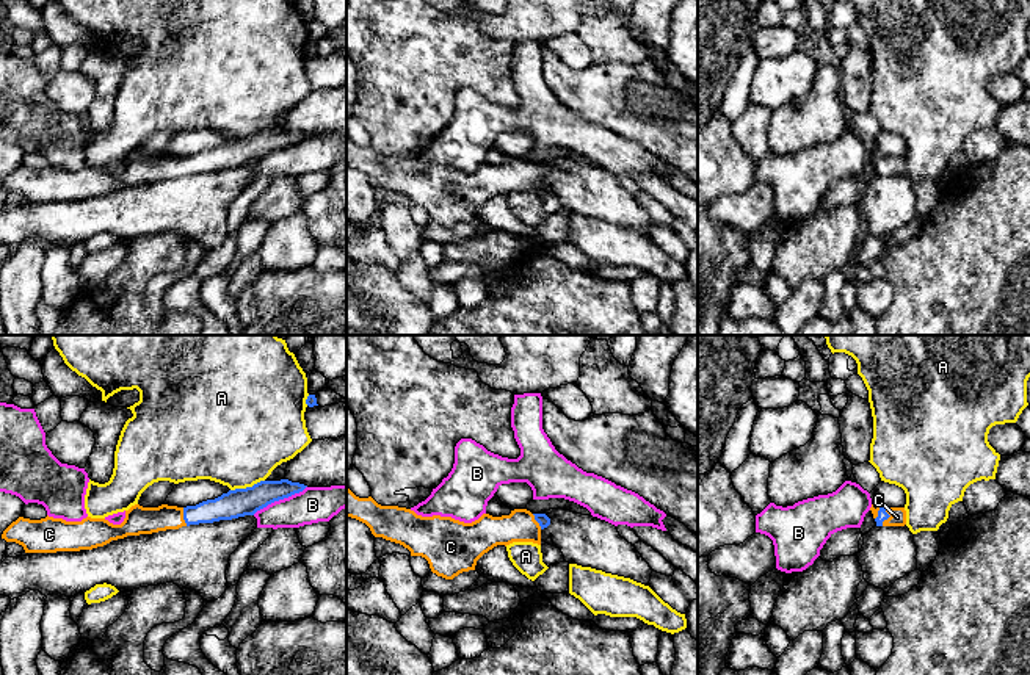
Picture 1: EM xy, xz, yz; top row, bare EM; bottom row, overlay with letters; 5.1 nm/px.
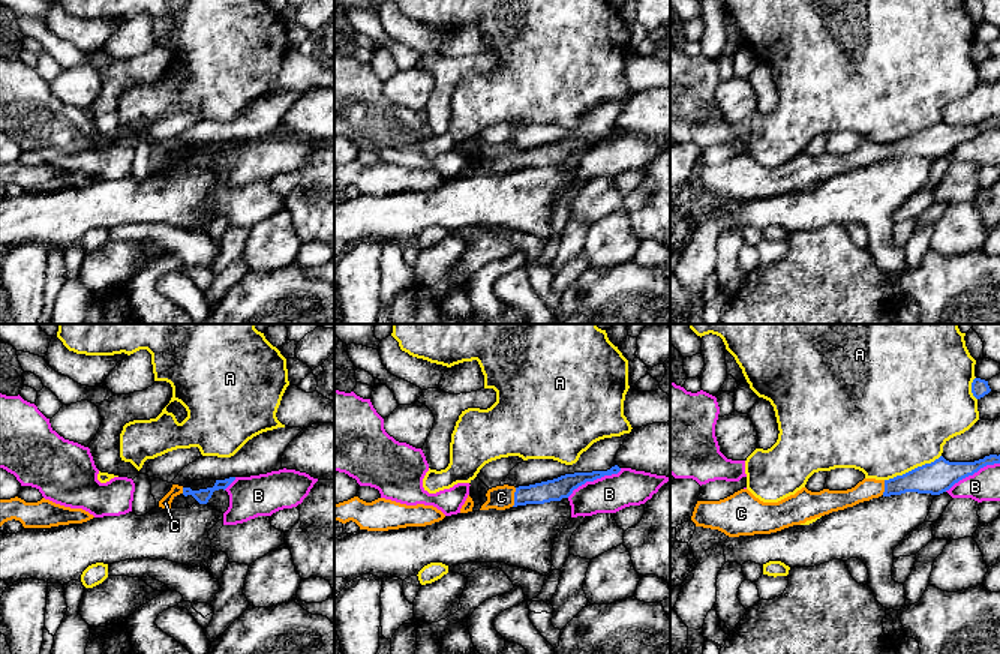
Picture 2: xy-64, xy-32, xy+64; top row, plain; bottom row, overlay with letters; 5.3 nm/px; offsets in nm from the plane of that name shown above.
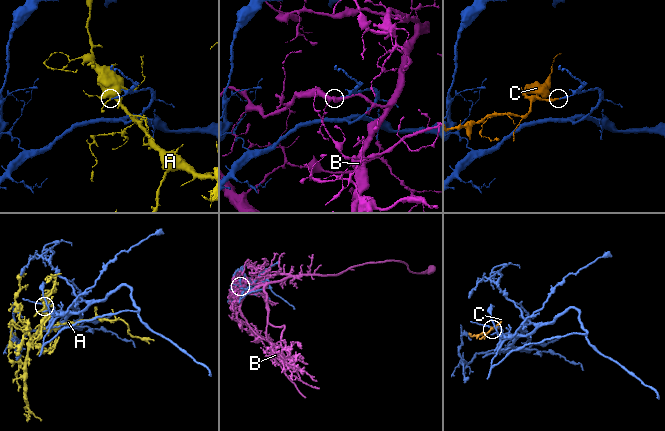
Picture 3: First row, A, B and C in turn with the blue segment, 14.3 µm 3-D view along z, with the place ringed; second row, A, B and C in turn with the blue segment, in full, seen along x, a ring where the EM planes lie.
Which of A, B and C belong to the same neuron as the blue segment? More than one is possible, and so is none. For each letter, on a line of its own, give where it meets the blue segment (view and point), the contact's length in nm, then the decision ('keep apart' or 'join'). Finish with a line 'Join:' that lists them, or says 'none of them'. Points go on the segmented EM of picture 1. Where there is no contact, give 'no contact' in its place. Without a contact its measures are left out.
A: xy (246, 487) | 190 nm | keep apart
B: xy (279, 498) | 320 nm | keep apart
C: yz (888, 517) | 100 nm | join
Join: C

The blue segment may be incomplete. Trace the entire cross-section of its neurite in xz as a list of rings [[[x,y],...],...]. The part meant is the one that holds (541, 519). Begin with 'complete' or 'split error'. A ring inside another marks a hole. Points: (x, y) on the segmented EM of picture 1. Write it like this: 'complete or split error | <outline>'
split error | [[[346,487],[346,517],[365,523],[375,537],[403,545],[411,556],[422,556],[437,576],[453,579],[462,572],[475,570],[477,561],[497,545],[513,542],[533,542],[541,545],[541,531],[550,525],[546,514],[531,514],[527,509],[514,509],[510,515],[492,517],[483,514],[472,523],[452,517],[422,517],[414,511],[398,506],[381,506],[372,496],[359,498]]]

